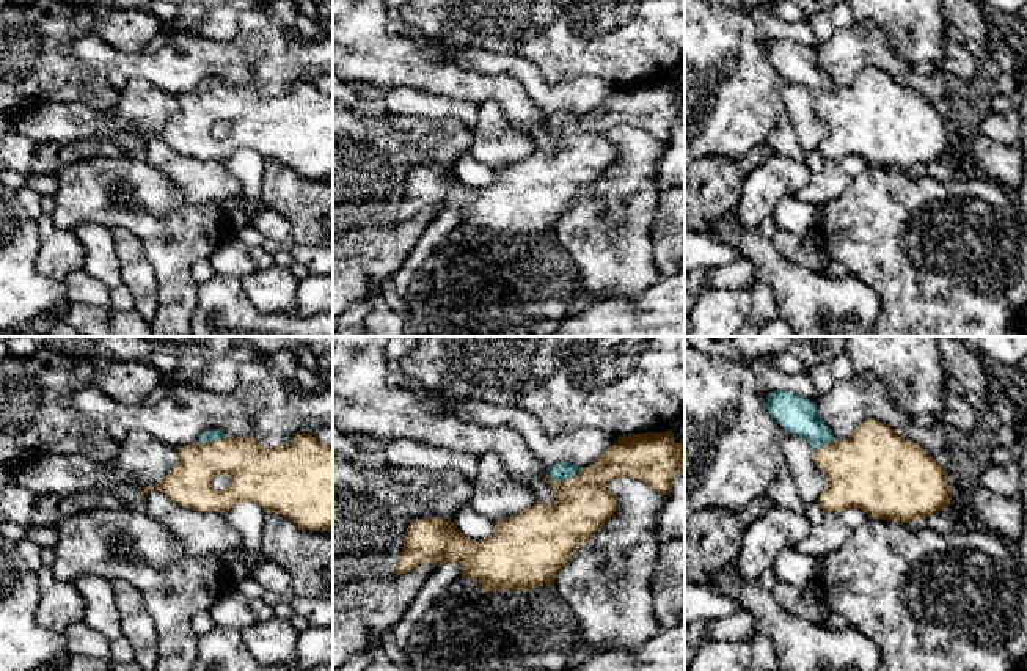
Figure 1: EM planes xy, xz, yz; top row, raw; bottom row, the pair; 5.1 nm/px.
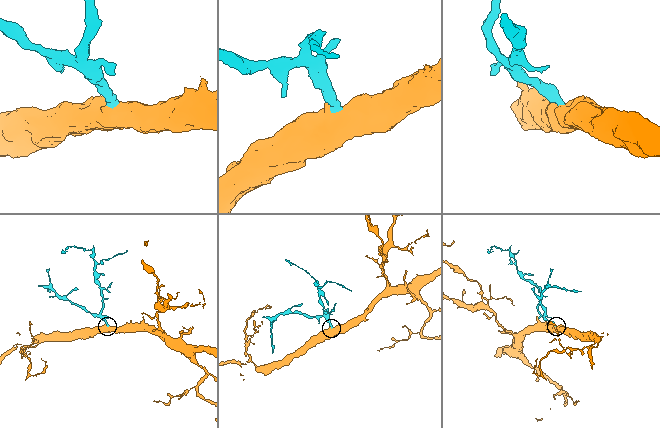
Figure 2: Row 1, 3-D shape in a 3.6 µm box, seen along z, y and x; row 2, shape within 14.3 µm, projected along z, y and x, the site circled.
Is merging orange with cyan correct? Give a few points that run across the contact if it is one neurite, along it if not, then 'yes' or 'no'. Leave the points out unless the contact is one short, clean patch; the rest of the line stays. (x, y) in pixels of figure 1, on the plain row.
line xz (583, 151), (581, 145), (564, 128), (561, 118); yes

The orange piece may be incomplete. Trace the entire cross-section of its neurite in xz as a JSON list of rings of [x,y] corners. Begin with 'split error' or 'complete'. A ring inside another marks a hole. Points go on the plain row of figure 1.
split error; [[[645,80],[619,85],[597,108],[587,115],[572,110],[557,110],[546,116],[545,127],[554,137],[556,148],[551,154],[535,148],[515,163],[495,171],[495,181],[485,187],[463,184],[455,170],[441,165],[411,168],[404,187],[404,195],[396,214],[396,222],[413,218],[421,211],[446,209],[460,211],[460,225],[468,225],[481,233],[482,242],[492,239],[528,239],[554,231],[578,195],[600,179],[616,160],[617,148],[606,137],[614,126],[630,124],[649,132],[661,143],[671,143],[674,124],[685,118],[685,88],[674,90],[674,80]]]

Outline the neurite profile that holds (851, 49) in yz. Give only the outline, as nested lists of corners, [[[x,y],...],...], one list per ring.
[[[854,20],[851,27],[835,28],[832,38],[818,46],[817,58],[834,86],[848,86],[862,69],[875,66],[917,90],[933,105],[939,105],[947,93],[945,72],[936,69],[930,75],[916,74],[872,20]]]

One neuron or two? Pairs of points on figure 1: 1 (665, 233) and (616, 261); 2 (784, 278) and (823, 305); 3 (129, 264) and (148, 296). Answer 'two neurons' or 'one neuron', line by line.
1: two neurons
2: one neuron
3: one neuron

